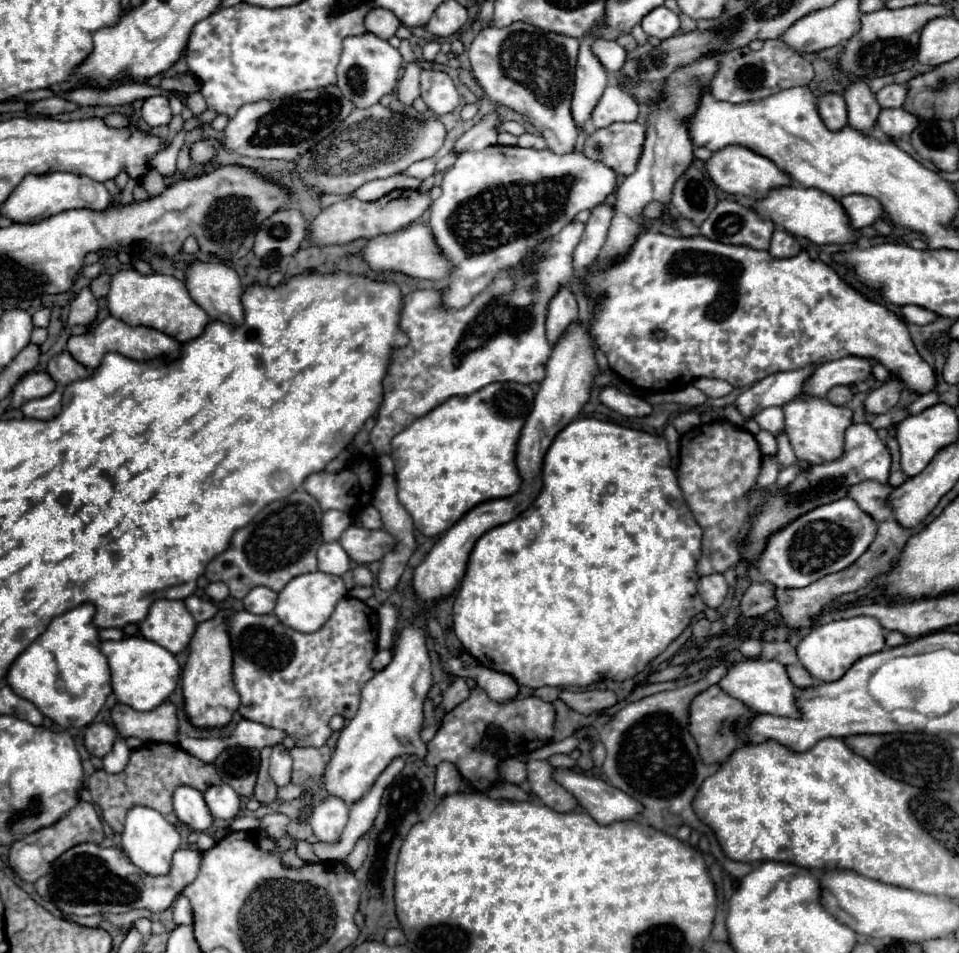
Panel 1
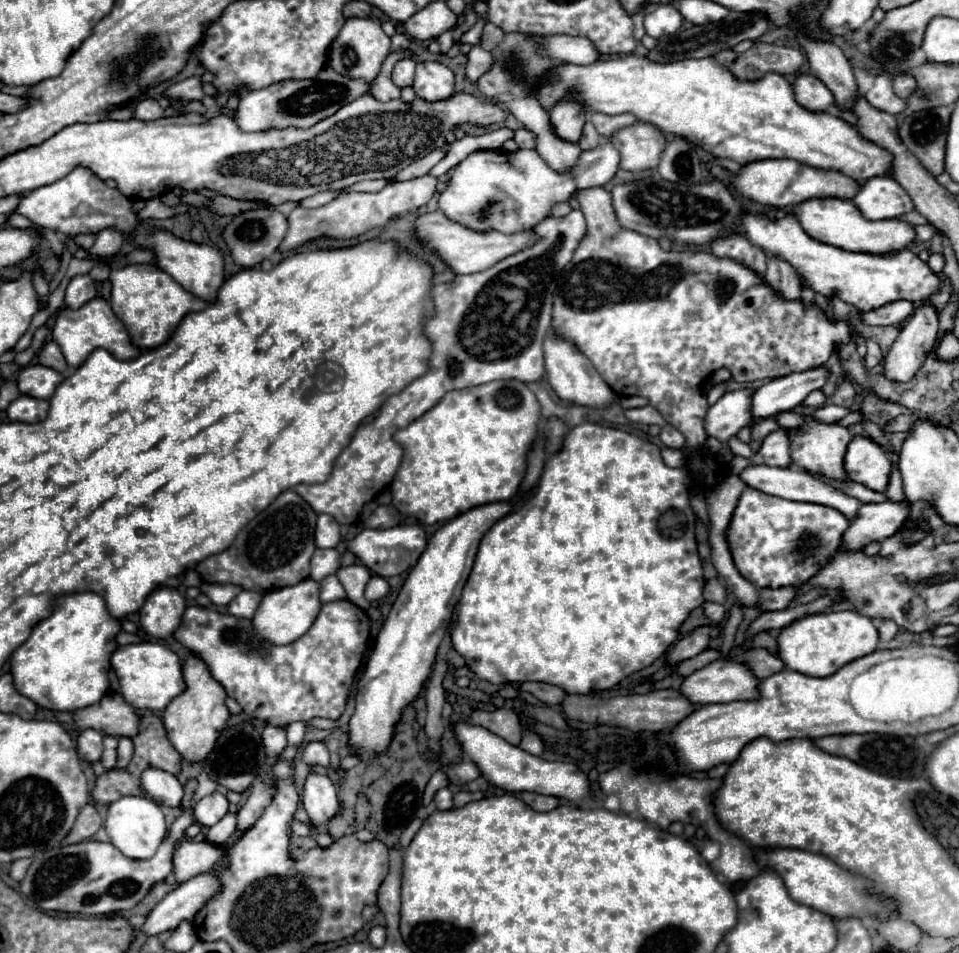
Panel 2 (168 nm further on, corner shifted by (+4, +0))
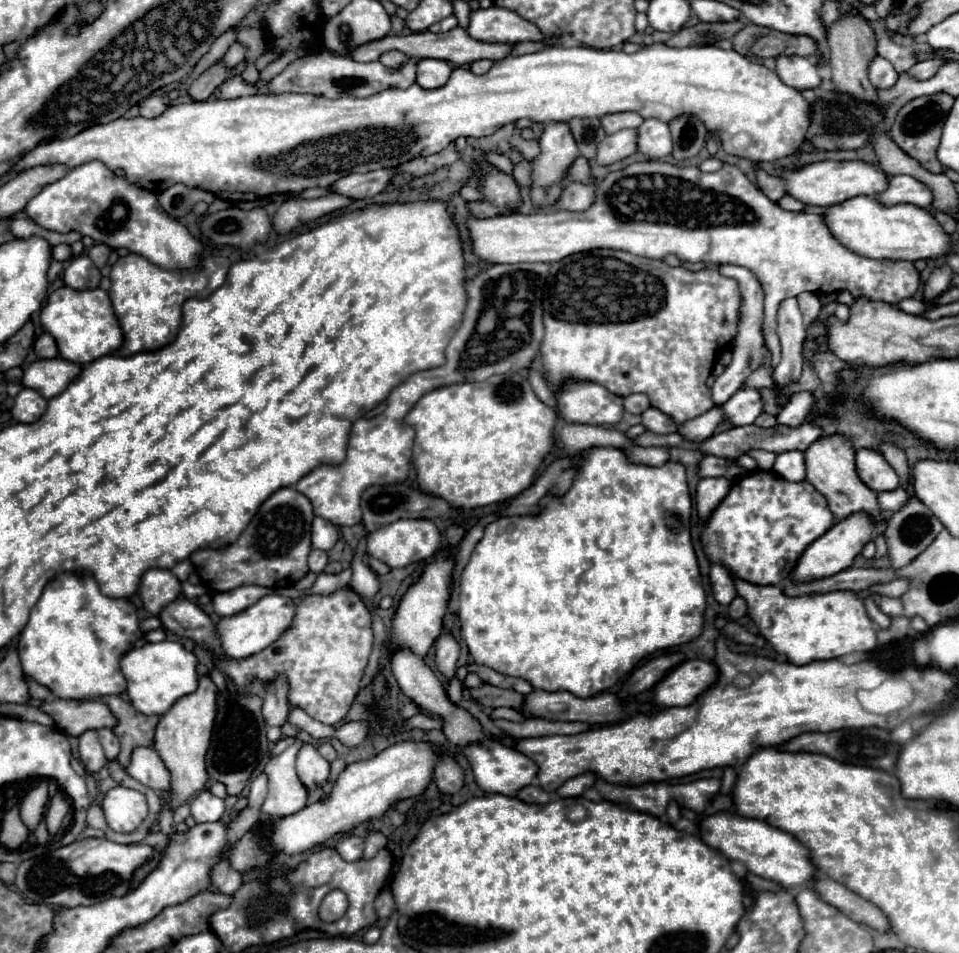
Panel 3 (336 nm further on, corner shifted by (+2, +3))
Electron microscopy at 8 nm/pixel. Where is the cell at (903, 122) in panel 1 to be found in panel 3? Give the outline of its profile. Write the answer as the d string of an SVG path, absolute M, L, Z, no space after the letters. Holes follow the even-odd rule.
M875 57L869 65L869 81L873 87L877 89L891 89L897 83L899 75L893 69L893 65L883 59L883 57Z

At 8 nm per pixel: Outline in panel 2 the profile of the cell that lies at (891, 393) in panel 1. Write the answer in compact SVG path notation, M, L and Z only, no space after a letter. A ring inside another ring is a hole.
M931 304L917 308L899 338L885 356L885 376L895 382L909 382L925 362L939 336L937 310Z

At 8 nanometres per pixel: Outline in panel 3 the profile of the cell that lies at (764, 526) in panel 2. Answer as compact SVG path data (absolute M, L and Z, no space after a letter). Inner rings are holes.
M755 471L747 477L739 477L733 483L731 493L723 499L723 505L715 509L711 521L703 529L703 545L709 559L731 569L739 579L755 585L781 585L781 579L789 579L803 551L825 535L835 525L835 515L829 511L827 499L807 481L791 483L783 481L775 471Z

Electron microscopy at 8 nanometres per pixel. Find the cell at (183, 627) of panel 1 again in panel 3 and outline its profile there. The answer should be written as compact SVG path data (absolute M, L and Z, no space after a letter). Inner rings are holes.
M149 569L139 585L139 597L151 615L159 615L163 607L179 597L179 593L181 583L169 569Z

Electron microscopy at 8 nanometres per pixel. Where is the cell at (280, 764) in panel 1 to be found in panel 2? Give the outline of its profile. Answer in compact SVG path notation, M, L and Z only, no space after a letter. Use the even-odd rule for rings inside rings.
M265 724L265 728L263 728L263 744L265 744L269 756L279 756L283 752L283 748L287 746L285 728Z

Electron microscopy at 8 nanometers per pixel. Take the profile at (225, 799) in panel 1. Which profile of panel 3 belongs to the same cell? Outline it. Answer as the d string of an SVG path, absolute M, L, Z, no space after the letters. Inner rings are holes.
M201 791L191 801L191 815L195 817L197 823L213 823L213 821L219 821L223 813L225 813L223 799L215 797L209 791Z

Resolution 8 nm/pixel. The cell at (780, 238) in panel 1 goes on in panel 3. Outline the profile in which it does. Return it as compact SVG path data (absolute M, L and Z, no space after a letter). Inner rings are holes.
M787 297L781 301L777 311L777 335L781 339L781 363L775 367L777 385L787 385L801 375L801 349L805 341L805 325L797 305L797 297Z

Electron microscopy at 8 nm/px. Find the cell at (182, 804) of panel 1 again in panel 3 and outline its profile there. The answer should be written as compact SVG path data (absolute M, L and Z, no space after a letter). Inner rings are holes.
M139 747L133 751L127 773L157 793L167 793L171 789L171 773L151 747Z

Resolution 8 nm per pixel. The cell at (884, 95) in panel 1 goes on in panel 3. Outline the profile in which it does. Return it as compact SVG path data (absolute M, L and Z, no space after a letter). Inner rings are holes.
M929 59L929 61L919 61L919 63L915 63L907 73L913 77L913 79L919 79L919 81L925 81L925 79L929 79L929 77L933 77L935 73L937 73L937 69L939 69L939 65L941 65L941 61L939 59Z

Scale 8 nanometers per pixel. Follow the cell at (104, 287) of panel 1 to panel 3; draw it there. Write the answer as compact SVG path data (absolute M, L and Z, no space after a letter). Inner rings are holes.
M99 243L99 245L93 245L93 247L87 251L89 259L95 263L95 267L97 267L97 269L101 269L103 265L107 265L109 253L111 253L111 247L107 247L107 245L103 245L103 243Z

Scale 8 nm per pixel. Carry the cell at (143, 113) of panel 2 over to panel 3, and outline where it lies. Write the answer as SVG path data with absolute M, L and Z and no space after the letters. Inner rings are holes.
M147 97L147 99L143 99L143 103L139 105L139 109L141 109L141 115L143 117L159 117L165 109L167 109L167 105L163 103L163 99L161 97Z

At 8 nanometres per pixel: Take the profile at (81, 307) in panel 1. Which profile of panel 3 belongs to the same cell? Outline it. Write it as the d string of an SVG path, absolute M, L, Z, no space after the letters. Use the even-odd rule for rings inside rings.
M83 253L77 259L71 261L71 265L65 269L63 281L67 287L75 291L85 291L85 289L97 289L99 287L99 269L91 263L91 259Z

